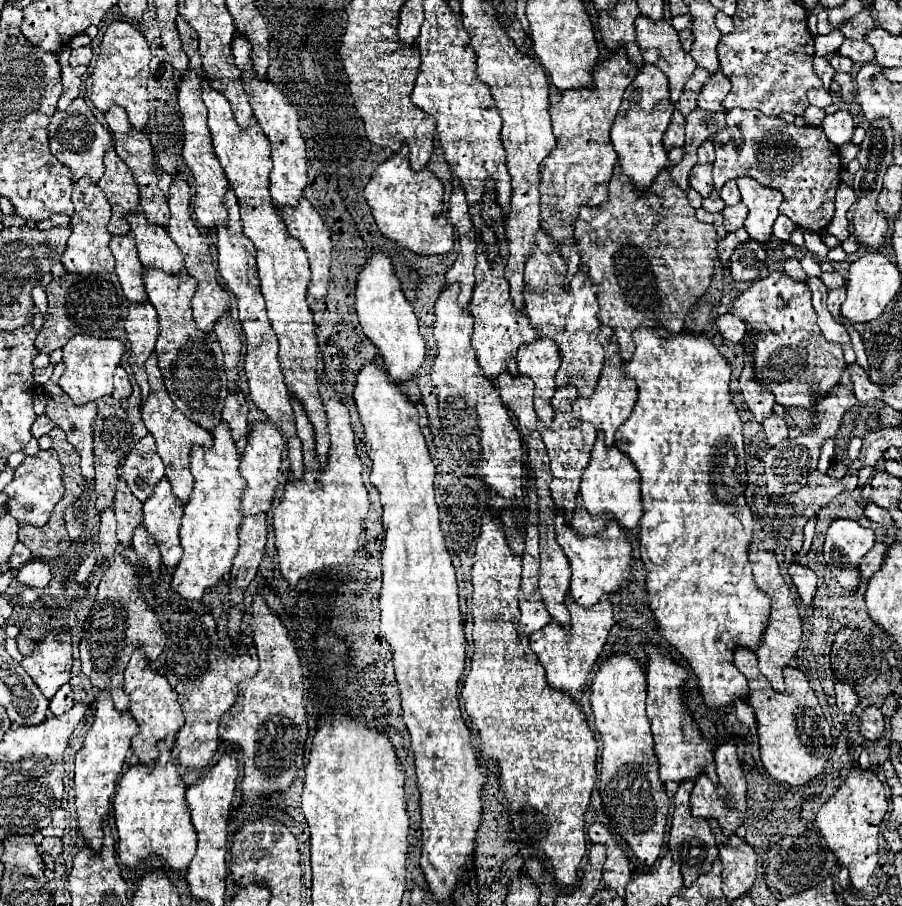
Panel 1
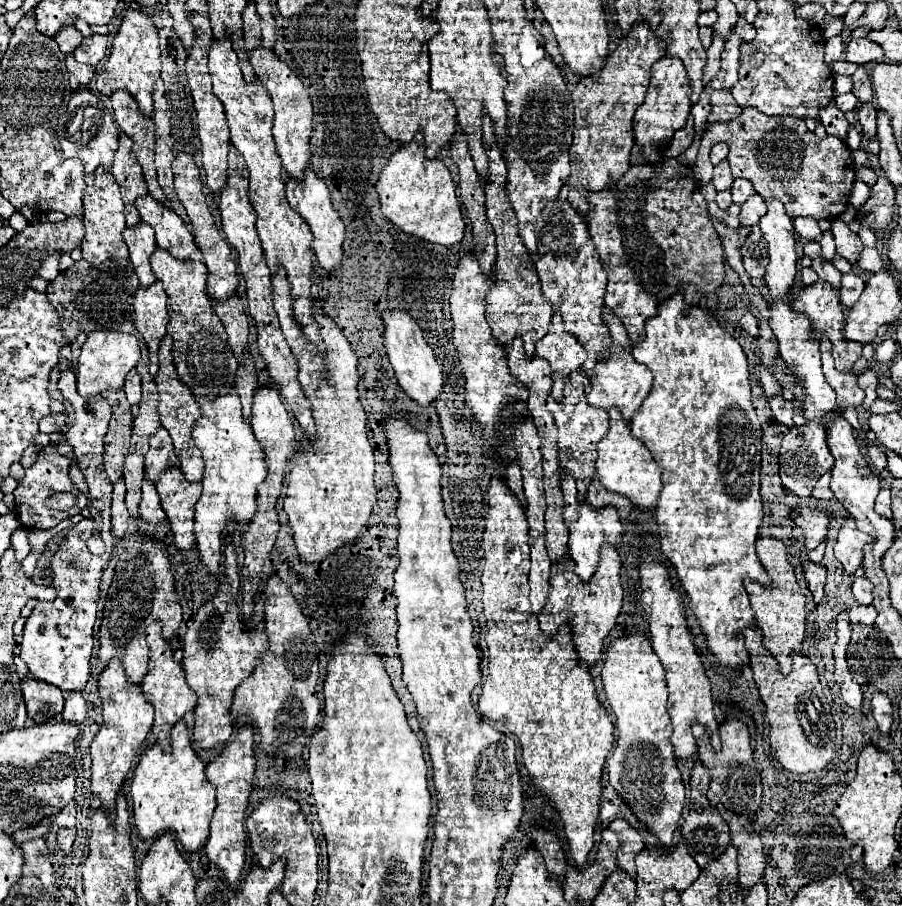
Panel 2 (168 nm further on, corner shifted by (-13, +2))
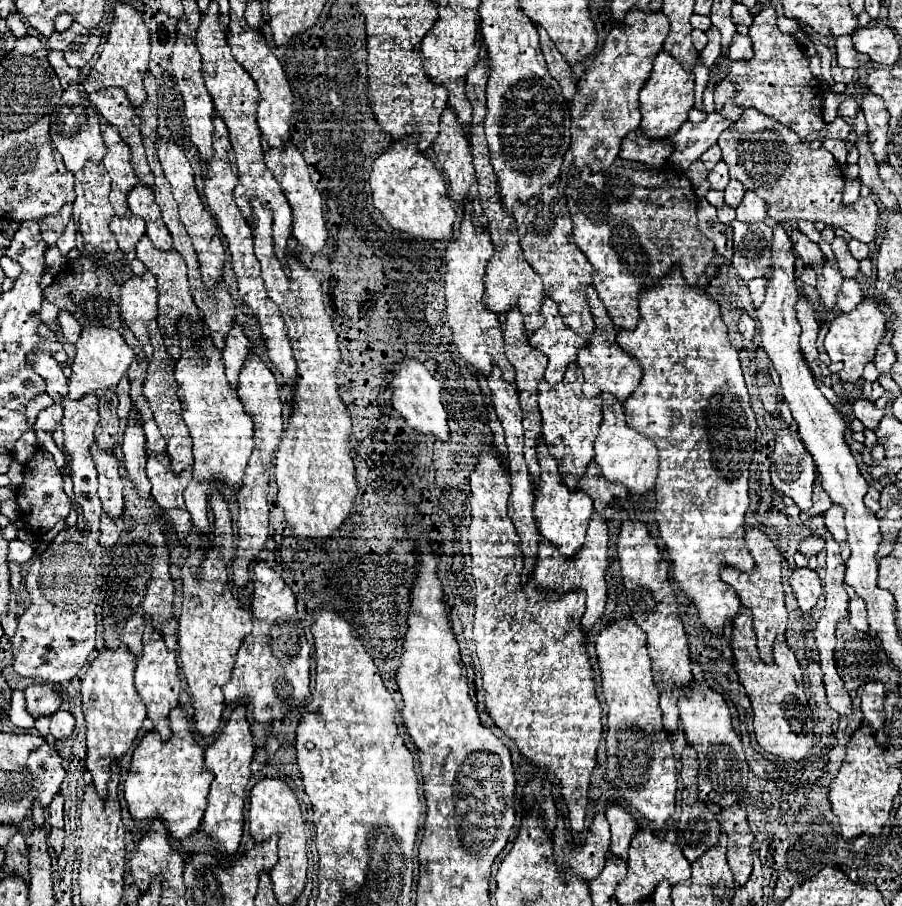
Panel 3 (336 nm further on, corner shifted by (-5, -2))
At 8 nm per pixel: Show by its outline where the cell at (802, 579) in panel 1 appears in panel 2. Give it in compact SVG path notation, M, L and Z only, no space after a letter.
M809 560L803 562L803 574L805 574L805 580L807 580L807 586L813 594L813 600L815 604L821 602L823 598L823 586L825 586L825 568L821 564L813 564Z

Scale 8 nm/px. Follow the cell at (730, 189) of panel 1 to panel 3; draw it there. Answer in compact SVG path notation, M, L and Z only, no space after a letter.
M729 180L727 188L725 188L725 204L731 206L731 208L737 208L739 202L743 200L743 196L745 196L743 184L737 182L737 180Z

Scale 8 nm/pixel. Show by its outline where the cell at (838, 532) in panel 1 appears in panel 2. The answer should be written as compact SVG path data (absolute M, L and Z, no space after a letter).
M849 518L839 528L839 538L835 544L835 558L843 564L847 574L855 574L855 570L861 566L863 546L867 542L869 542L869 536L857 530L853 518Z

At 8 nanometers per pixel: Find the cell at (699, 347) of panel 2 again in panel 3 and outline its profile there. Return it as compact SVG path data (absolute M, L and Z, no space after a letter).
M673 270L655 288L641 294L639 310L641 322L637 328L633 332L617 332L617 344L643 368L641 384L623 404L627 426L651 438L659 450L655 520L673 566L673 578L677 586L691 596L709 632L721 636L725 626L731 624L741 610L735 590L719 578L721 568L731 566L749 574L757 568L743 538L743 518L749 508L749 464L755 450L755 414L749 404L737 350L727 340L719 304L711 296L699 288L687 286L681 272Z

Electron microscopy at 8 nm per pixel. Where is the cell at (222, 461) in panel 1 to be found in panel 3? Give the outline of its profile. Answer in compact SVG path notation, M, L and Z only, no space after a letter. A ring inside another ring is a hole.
M181 320L181 338L183 346L189 346L185 354L181 354L179 362L175 364L175 380L179 386L179 400L183 406L183 420L189 428L193 438L193 480L183 492L187 510L191 514L191 522L201 534L209 534L209 516L207 516L207 500L215 484L223 484L233 488L235 492L243 486L245 468L249 456L253 452L253 422L245 414L243 404L235 390L231 390L225 368L221 360L221 352L213 346L213 342L205 336L201 346L189 342L189 324ZM203 354L207 362L203 362Z

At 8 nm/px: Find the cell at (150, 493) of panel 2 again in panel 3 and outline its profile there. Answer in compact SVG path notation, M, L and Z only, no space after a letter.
M131 410L129 424L125 430L125 440L123 440L123 456L125 458L123 458L123 462L125 462L127 478L133 484L135 492L141 494L143 500L147 500L151 484L145 476L145 462L147 462L145 434L143 434L143 428L137 422L133 422L133 418L135 418L135 410Z

